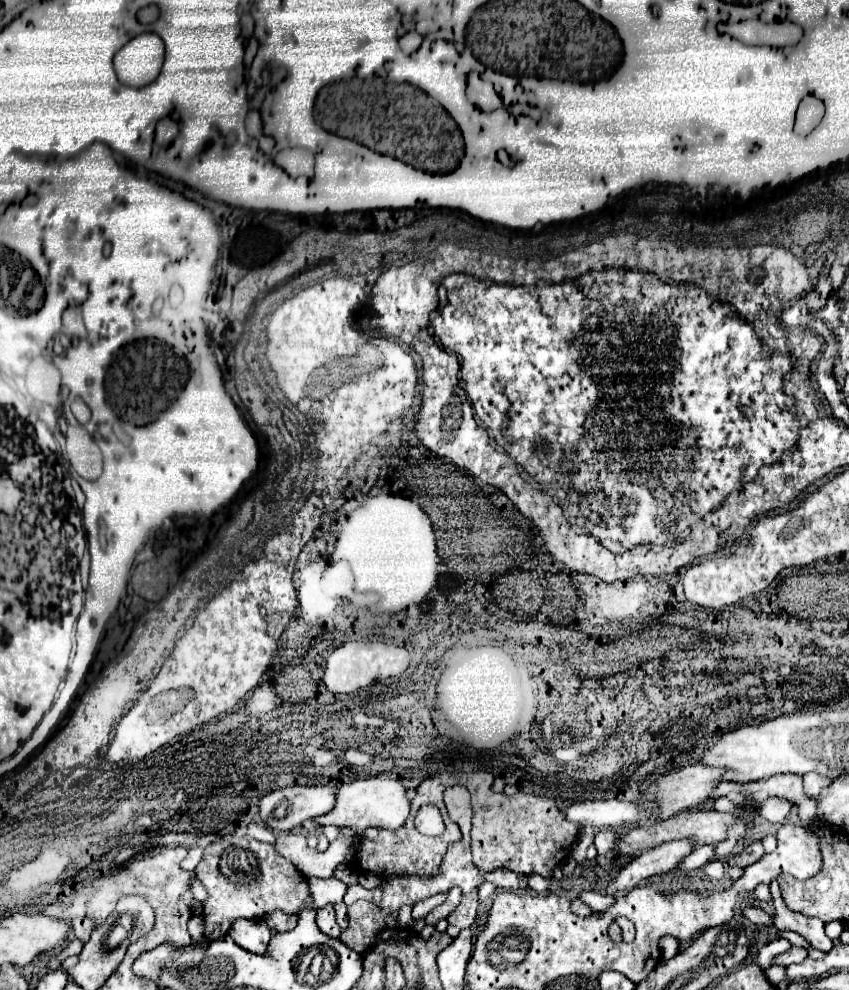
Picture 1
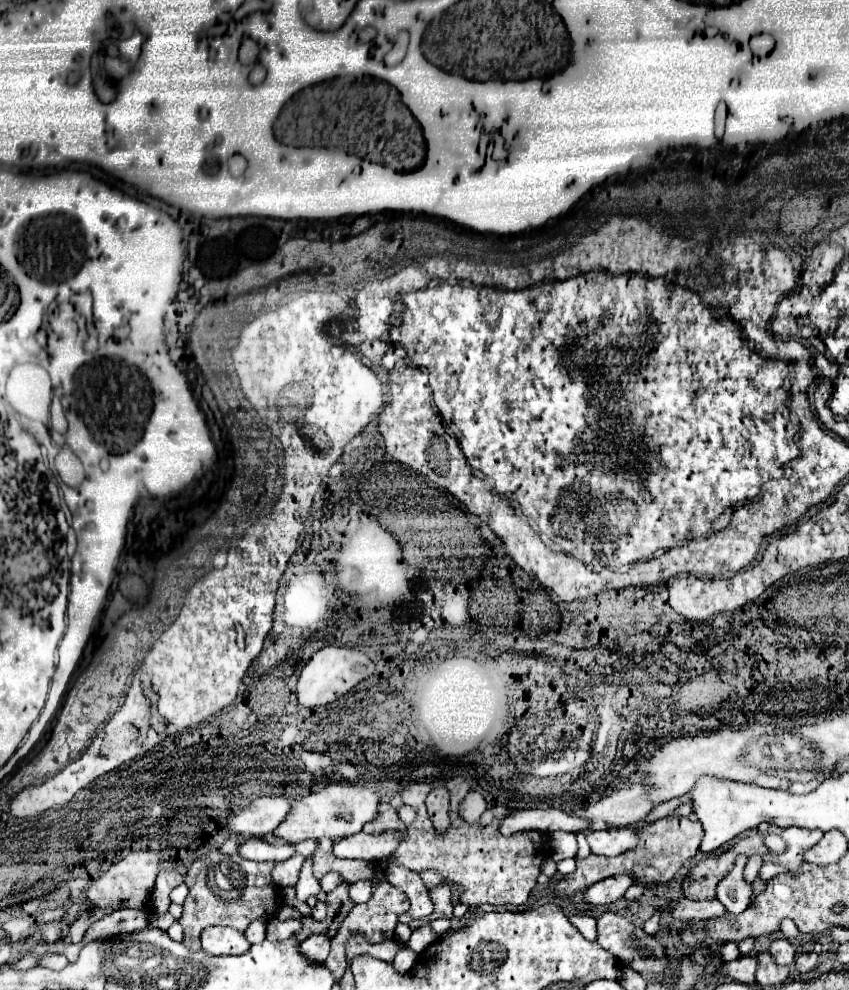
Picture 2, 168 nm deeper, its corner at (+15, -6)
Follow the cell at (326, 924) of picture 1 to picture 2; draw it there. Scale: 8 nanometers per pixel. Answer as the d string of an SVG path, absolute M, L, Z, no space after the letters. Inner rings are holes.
M324 934L310 936L300 944L300 952L306 956L310 964L324 964L330 952L330 940Z

